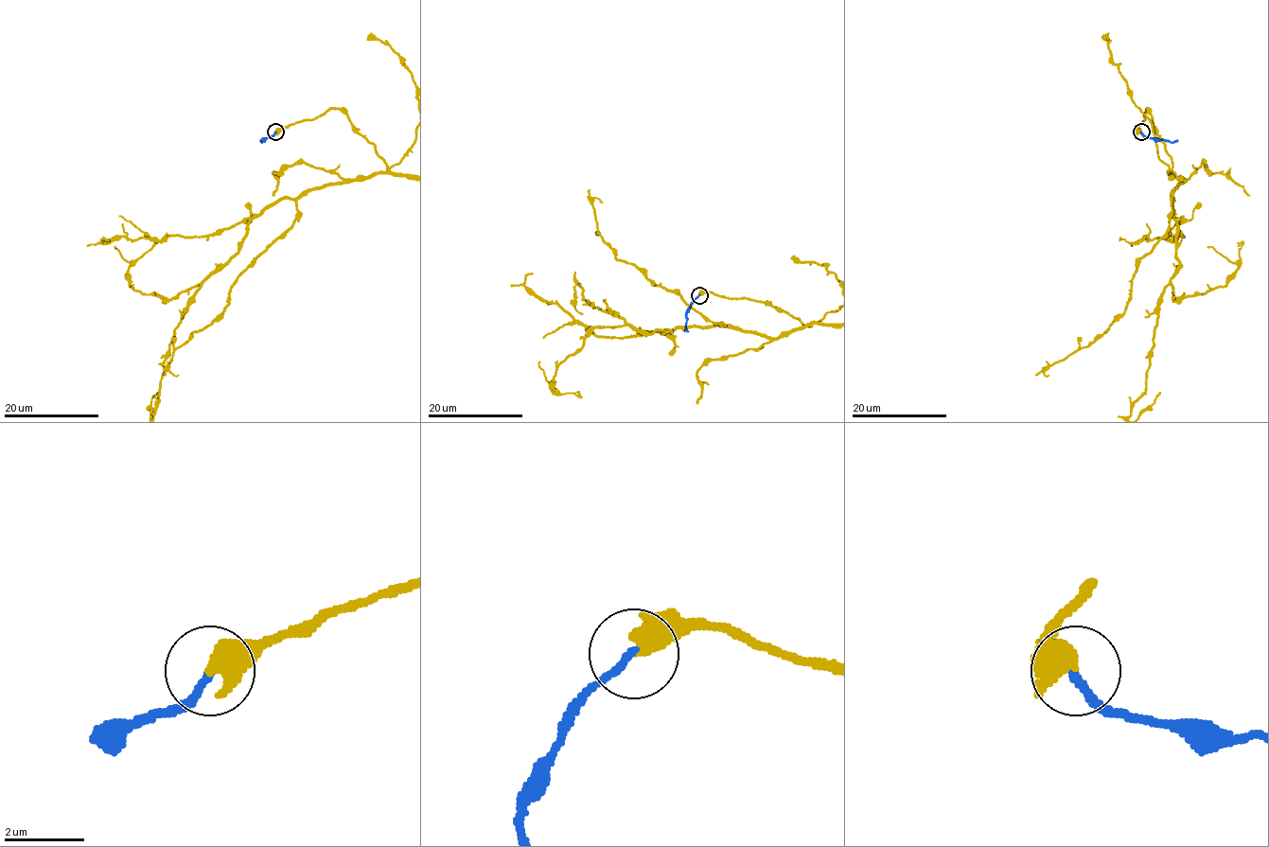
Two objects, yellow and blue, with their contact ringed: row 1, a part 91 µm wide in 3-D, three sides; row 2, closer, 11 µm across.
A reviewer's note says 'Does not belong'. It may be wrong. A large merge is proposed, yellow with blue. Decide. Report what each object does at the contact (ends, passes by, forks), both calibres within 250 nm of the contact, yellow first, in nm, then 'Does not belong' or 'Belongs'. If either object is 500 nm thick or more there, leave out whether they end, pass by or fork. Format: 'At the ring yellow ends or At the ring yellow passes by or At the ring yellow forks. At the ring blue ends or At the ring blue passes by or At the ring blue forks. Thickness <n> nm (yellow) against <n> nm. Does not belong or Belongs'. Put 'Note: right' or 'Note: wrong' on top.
Note: wrong
At the ring yellow passes by. At the ring blue ends. Thickness 400 nm (yellow) against 190 nm. Belongs

